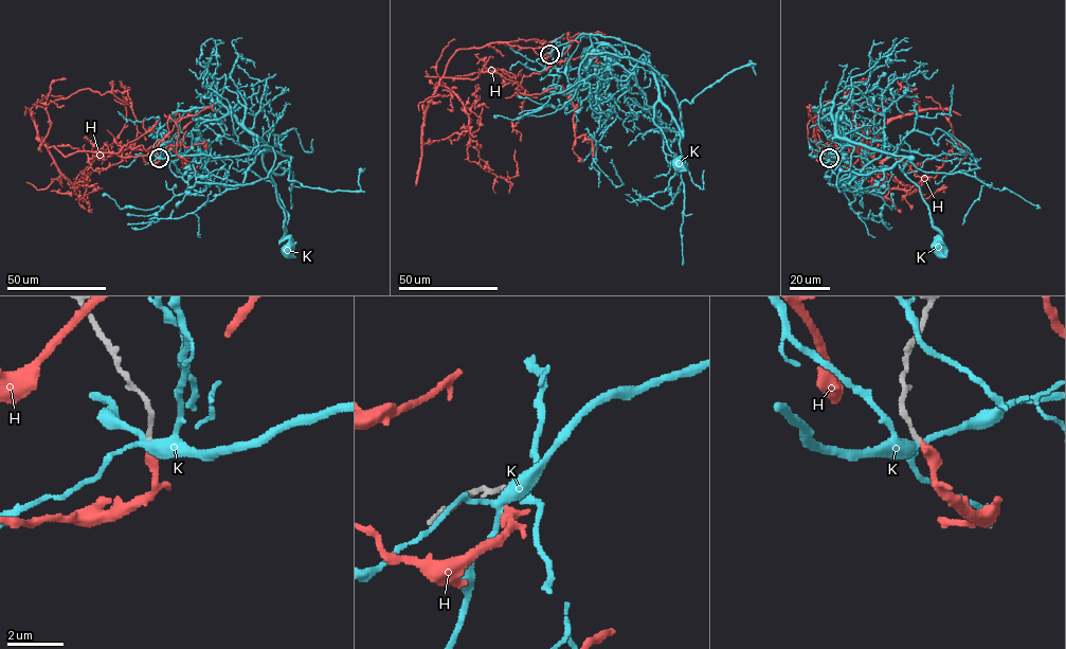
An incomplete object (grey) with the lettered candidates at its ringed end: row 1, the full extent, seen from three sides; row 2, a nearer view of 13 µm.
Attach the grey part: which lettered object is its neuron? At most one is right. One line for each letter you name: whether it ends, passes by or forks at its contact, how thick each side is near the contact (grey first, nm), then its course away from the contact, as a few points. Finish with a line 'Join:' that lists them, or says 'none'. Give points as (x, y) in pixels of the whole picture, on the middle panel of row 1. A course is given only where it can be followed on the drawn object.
H: it ends there; 160 nm thick on the grey side, 400 nm on the other; it runs (549, 54), (459, 49), (444, 76), (499, 73), (523, 94), (561, 86), (593, 156)
Join: H

